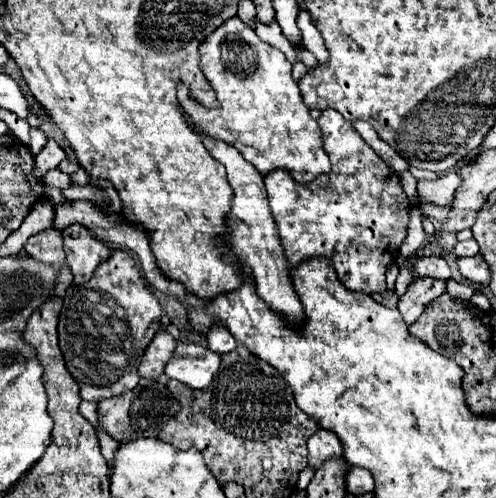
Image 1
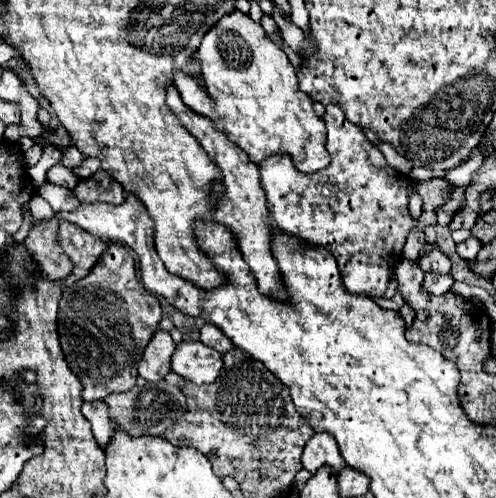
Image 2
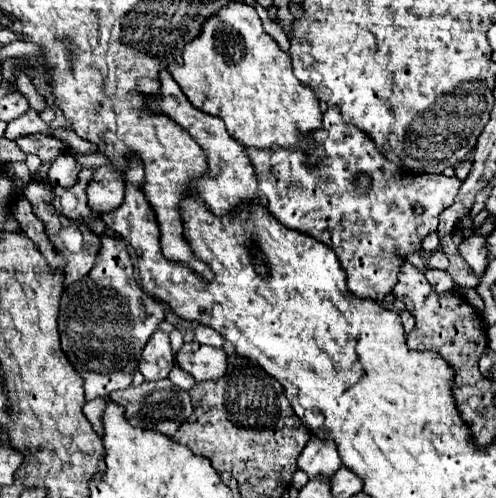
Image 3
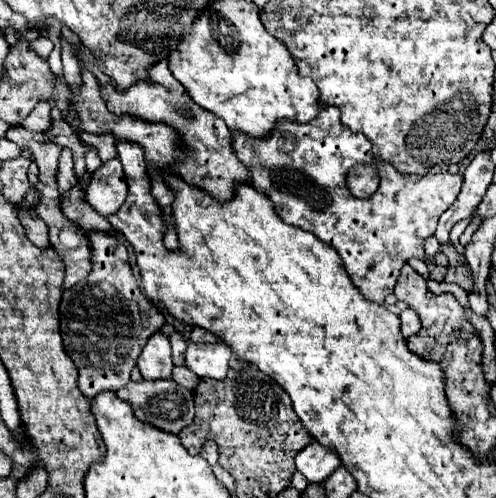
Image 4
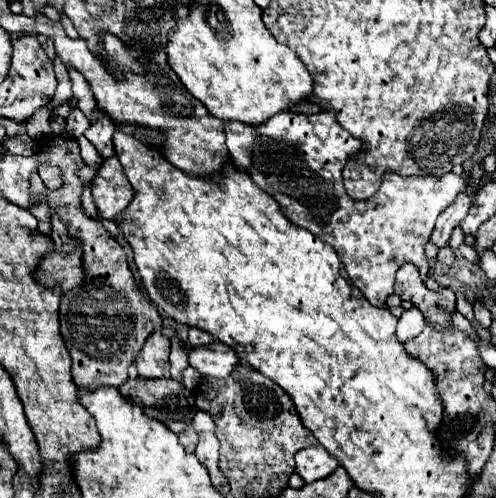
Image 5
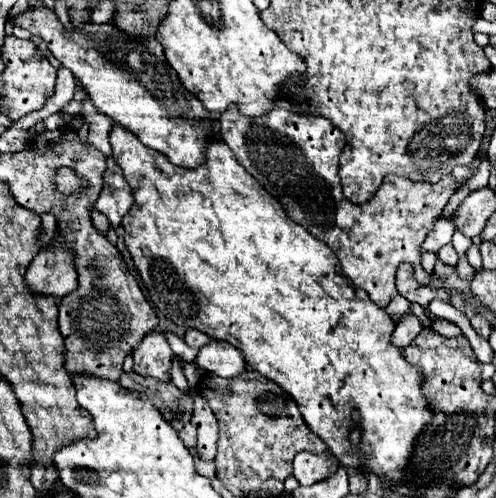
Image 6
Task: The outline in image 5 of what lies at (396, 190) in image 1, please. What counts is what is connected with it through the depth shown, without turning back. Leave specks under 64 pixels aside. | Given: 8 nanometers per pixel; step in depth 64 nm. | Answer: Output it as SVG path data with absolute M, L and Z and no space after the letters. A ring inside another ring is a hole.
M278 112L272 120L264 124L256 124L256 128L248 128L248 124L240 124L238 120L226 122L226 146L238 168L250 174L254 184L258 184L264 192L268 192L282 208L284 216L300 228L310 230L314 236L330 244L340 256L352 284L362 290L368 302L374 306L386 306L386 298L394 294L394 274L402 262L414 262L420 270L422 280L428 278L428 260L424 256L424 244L430 240L436 218L456 200L456 196L464 190L466 182L462 176L448 172L440 178L418 176L418 178L402 178L396 172L386 172L382 178L380 190L364 202L354 202L342 186L342 168L348 158L352 158L360 150L360 140L354 140L334 118L332 112L320 112L318 116L294 114L294 112Z

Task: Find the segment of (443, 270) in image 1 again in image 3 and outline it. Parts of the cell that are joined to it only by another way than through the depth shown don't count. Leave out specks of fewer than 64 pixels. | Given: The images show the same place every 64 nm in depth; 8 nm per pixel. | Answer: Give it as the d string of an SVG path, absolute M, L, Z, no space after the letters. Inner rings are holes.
M438 250L438 252L428 256L426 266L428 268L438 268L438 270L448 270L448 256L442 250Z

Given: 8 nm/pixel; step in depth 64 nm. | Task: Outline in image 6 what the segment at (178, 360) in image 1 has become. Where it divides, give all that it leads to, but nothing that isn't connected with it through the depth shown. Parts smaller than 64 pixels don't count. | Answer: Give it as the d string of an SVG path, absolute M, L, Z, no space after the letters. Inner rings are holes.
M210 340L210 344L198 352L194 364L222 378L234 378L246 370L242 352L232 348L232 344L224 344L222 340Z

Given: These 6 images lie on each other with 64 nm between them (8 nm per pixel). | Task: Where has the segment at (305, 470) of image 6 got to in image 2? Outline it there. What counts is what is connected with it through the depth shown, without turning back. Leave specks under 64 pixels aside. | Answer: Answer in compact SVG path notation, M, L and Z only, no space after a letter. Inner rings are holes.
M314 434L308 444L304 446L304 454L302 454L302 468L306 468L310 474L316 474L318 468L328 466L334 474L340 472L340 468L344 468L344 460L338 452L338 444L332 436L328 434Z

